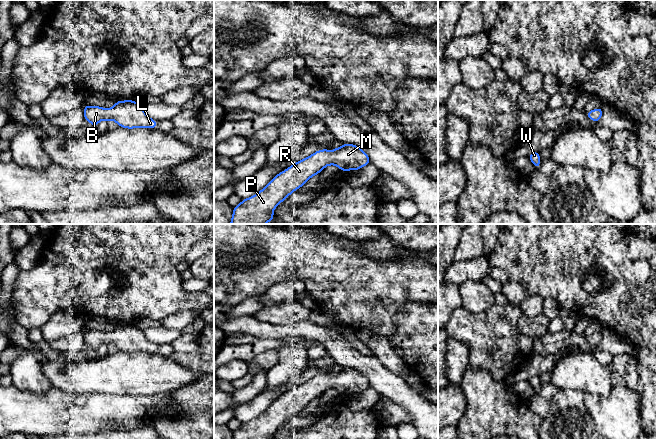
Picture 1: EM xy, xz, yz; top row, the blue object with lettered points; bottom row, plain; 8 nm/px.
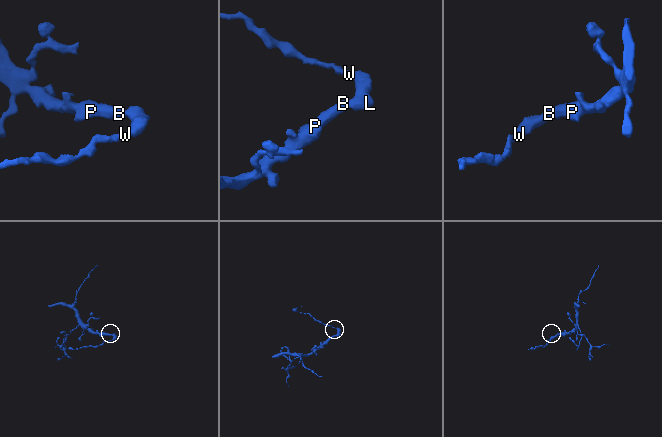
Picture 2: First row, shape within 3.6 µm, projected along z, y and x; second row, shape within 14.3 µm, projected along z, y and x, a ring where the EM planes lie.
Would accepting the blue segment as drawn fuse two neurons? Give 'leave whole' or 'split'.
leave whole

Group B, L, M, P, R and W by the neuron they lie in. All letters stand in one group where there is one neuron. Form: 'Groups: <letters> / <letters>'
Groups: B L M P R W

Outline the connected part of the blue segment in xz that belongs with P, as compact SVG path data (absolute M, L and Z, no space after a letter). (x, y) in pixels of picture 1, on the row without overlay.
M343 368L339 372L317 374L277 398L260 416L244 423L233 432L233 439L273 439L273 434L326 390L336 389L343 396L358 394L370 387L369 380L358 370Z

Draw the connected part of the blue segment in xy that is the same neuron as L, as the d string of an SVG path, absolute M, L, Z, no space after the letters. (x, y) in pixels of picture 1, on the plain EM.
M134 324L116 325L112 332L84 329L84 343L93 350L101 344L114 344L123 352L155 352L157 346L147 340L143 331Z

